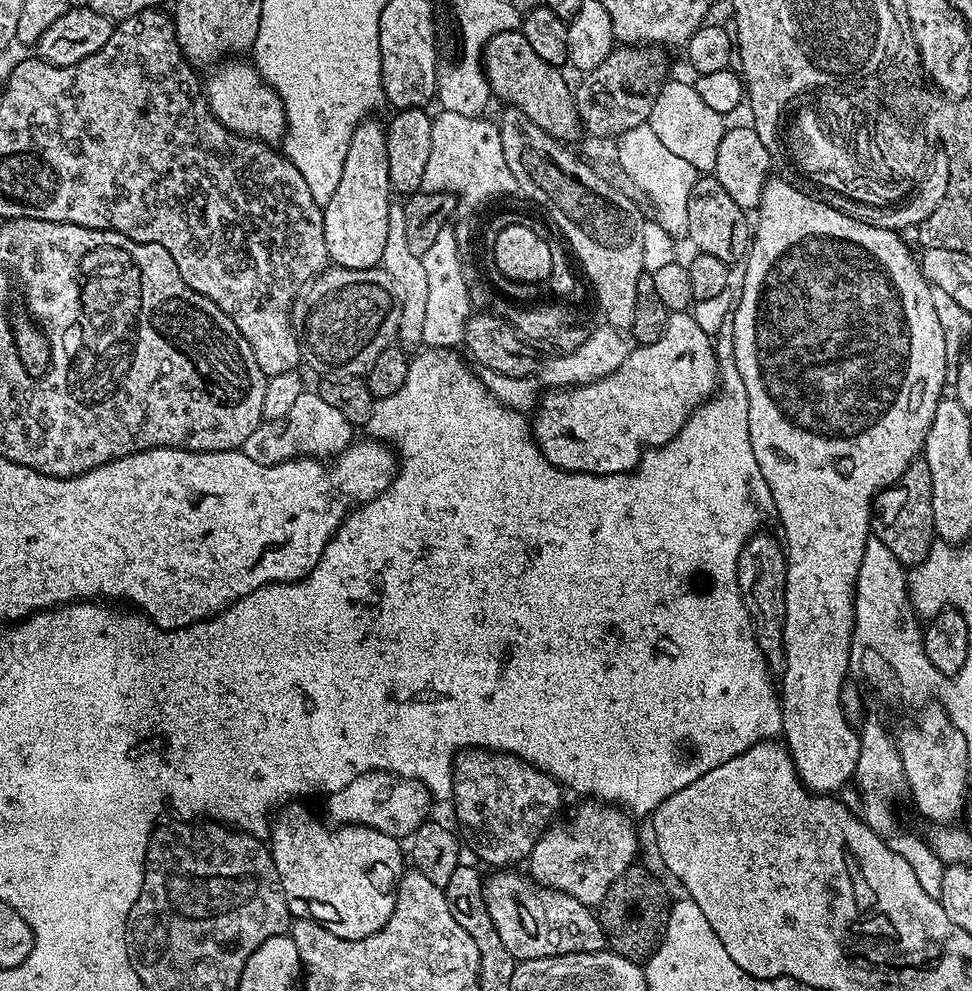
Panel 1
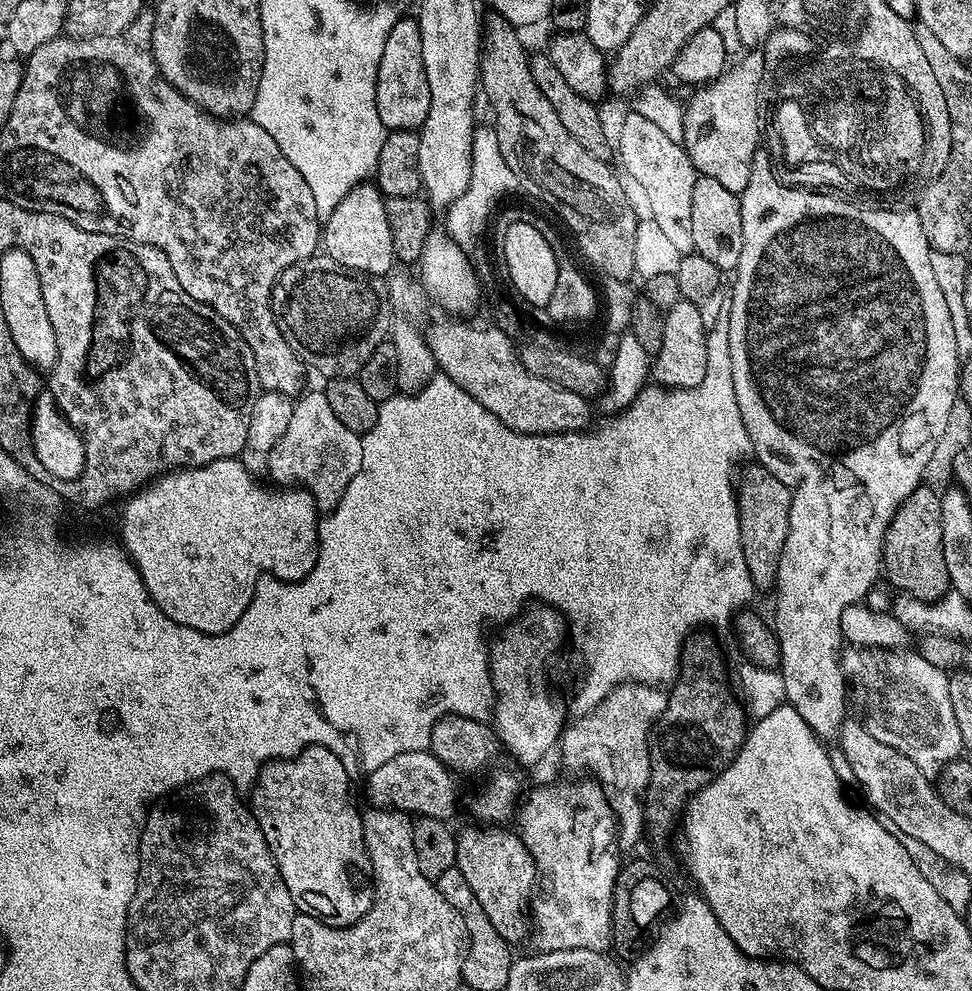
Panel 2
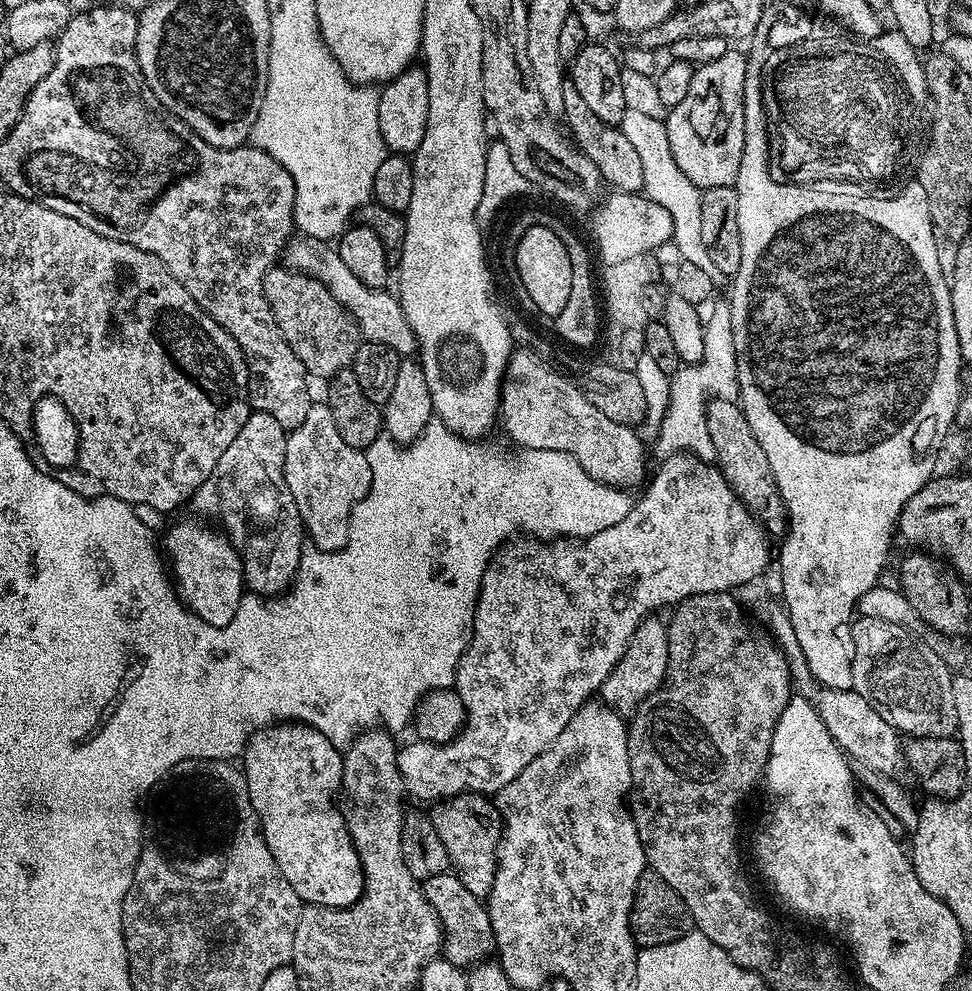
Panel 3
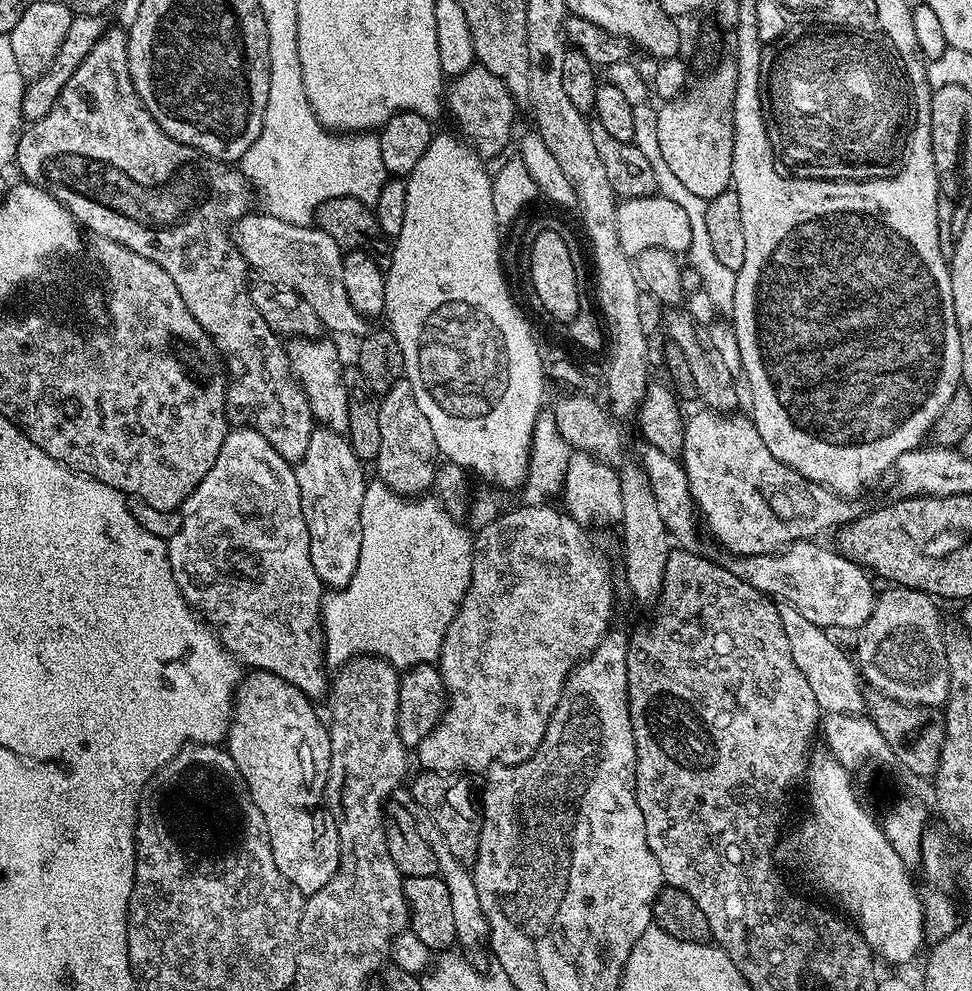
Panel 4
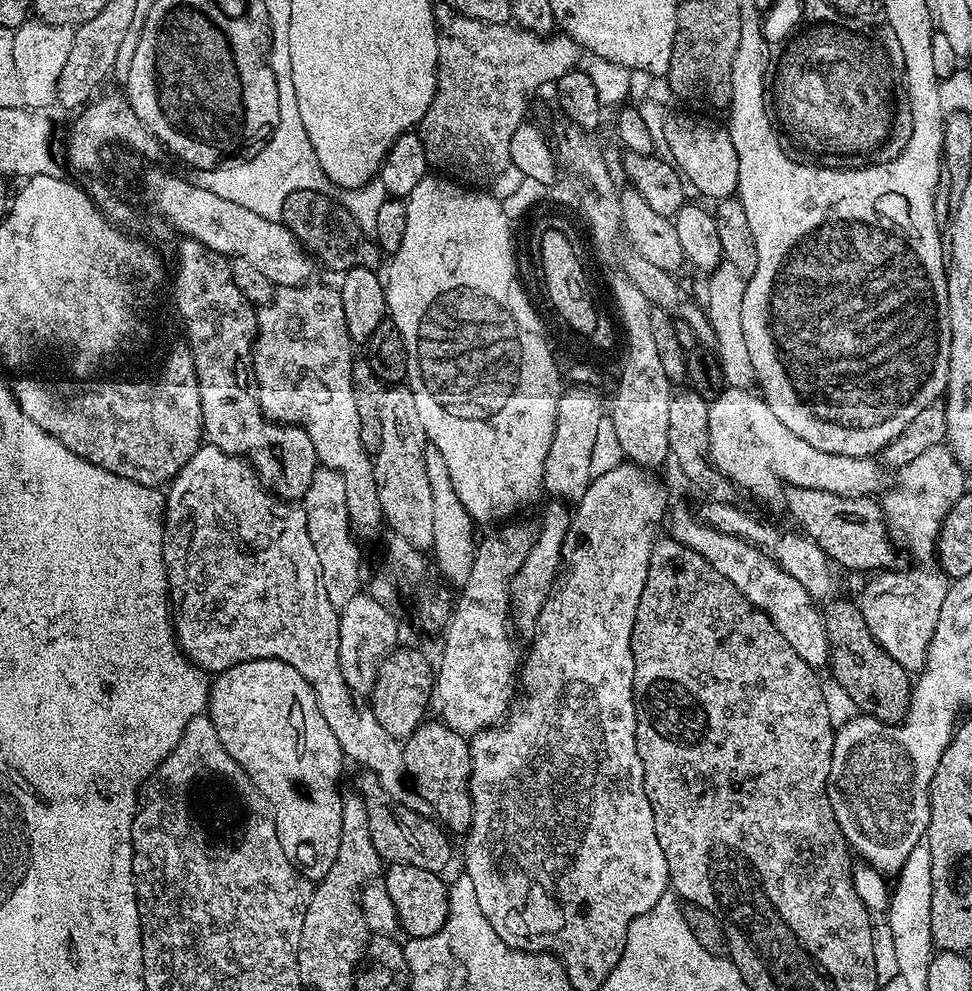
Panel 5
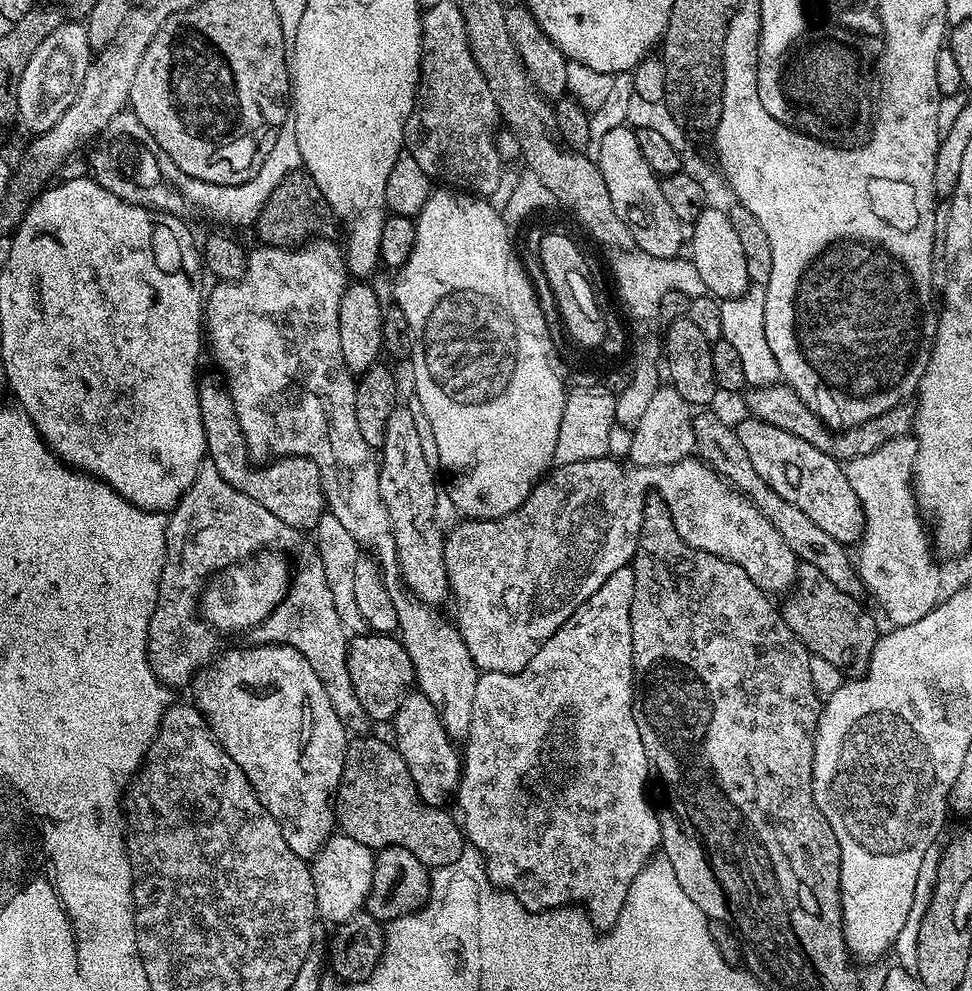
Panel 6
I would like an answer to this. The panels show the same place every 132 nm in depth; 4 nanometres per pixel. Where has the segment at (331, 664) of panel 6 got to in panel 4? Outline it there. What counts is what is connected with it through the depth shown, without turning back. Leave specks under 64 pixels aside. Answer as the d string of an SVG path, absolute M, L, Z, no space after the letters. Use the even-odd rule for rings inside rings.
M233 427L222 442L222 450L218 450L218 458L214 466L210 466L206 478L202 478L202 482L198 482L195 490L184 499L184 505L178 509L178 516L181 516L180 529L173 536L167 537L168 557L174 582L178 582L189 606L211 625L219 636L220 643L227 652L236 657L241 665L252 664L248 666L281 676L295 688L302 689L305 696L313 702L320 702L323 696L325 699L330 692L330 676L328 678L330 672L324 659L324 633L320 605L326 595L326 588L320 583L318 574L314 574L314 562L310 562L310 534L306 526L306 518L302 514L295 467L286 458L282 458L282 454L278 454L278 450L274 450L274 446L270 446L270 442L262 438L262 434L258 434L252 428ZM407 787L397 788L394 800L395 803L406 806L406 810L410 810L410 814L416 819L418 834L422 834L422 838L426 838L426 842L434 850L436 871L440 879L446 882L446 890L450 890L450 906L454 909L456 944L468 954L480 952L483 948L485 951L489 947L488 923L486 914L482 914L482 902L478 902L478 886L474 886L469 865L458 862L458 858L454 858L450 846L446 846L446 842L442 838L442 830L438 830L438 826L434 826L434 822L426 814L426 810L422 810L422 806L418 806L418 802L412 800L411 791Z

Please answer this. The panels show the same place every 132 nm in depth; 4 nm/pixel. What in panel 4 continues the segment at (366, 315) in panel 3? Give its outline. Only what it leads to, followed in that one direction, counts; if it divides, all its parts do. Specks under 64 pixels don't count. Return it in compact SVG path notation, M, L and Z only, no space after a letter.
M252 210L231 225L230 235L249 266L255 271L257 268L269 280L293 288L310 302L327 331L329 328L332 332L355 338L363 338L369 333L369 321L358 314L358 310L350 306L350 298L346 298L346 286L342 283L342 249L330 234L315 226L294 226L263 210Z

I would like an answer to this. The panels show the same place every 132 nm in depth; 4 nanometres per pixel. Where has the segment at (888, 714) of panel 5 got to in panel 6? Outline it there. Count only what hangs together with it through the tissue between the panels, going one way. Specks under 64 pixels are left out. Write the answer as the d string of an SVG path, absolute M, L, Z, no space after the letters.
M806 563L799 565L791 596L792 600L782 604L782 615L786 626L794 630L809 653L818 658L826 658L826 662L846 670L849 677L863 676L868 669L870 656L874 654L878 631L875 618L860 605L861 601L838 590L838 586L834 586L834 582L830 582L822 570Z

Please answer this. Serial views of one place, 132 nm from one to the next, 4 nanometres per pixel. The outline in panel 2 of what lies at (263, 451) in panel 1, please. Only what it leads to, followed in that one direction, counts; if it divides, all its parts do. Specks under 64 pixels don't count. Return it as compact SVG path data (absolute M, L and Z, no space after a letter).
M308 390L293 403L286 431L274 442L274 450L270 450L266 476L276 486L303 488L316 499L317 509L327 514L338 506L342 494L346 494L346 486L350 486L361 466L361 433L338 422L323 390Z

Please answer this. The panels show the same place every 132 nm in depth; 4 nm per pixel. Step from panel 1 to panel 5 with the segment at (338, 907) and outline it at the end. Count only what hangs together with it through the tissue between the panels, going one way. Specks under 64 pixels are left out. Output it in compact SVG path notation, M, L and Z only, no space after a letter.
M251 660L250 662L242 662L238 666L230 666L211 681L208 689L206 715L211 718L214 730L218 734L218 742L222 742L226 754L230 754L230 758L234 758L234 762L238 762L240 771L244 773L246 779L251 782L252 787L262 797L272 820L276 824L278 842L282 842L282 850L286 854L288 861L295 868L299 868L300 873L306 879L313 882L323 880L325 874L330 870L330 866L334 866L334 858L338 858L338 850L340 849L342 806L344 802L339 784L340 771L343 770L344 764L346 765L346 757L338 746L338 738L334 738L330 726L326 726L326 718L322 718L320 707L318 706L318 698L310 686L310 682L306 682L306 678L302 678L302 674L298 674L298 670L294 670L294 666L290 666L281 660Z

